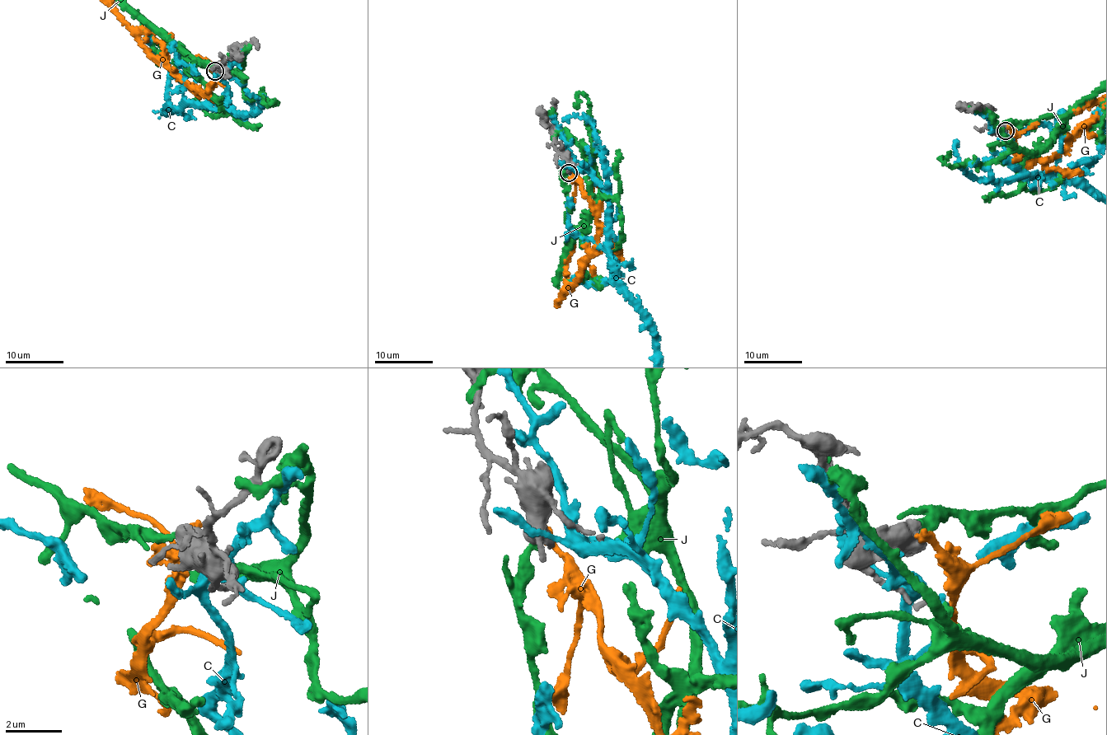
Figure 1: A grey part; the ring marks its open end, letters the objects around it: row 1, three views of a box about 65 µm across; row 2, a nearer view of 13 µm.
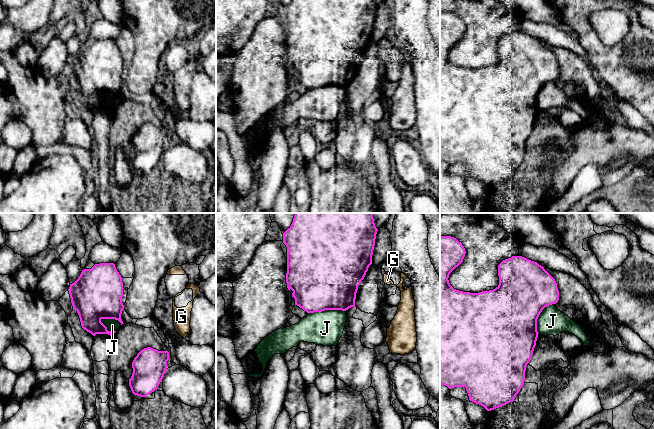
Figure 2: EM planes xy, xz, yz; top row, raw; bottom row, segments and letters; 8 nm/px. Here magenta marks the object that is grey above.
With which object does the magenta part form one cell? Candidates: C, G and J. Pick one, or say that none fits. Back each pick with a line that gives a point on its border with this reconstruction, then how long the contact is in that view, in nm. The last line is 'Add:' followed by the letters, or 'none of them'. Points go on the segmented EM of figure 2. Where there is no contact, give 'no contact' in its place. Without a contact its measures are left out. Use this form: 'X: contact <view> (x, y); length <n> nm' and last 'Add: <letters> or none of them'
Add: none of them

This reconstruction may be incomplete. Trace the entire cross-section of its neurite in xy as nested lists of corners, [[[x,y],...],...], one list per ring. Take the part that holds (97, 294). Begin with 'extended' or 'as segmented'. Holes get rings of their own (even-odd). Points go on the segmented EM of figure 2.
as segmented; [[[114,263],[95,264],[91,269],[82,270],[78,279],[70,284],[68,289],[73,310],[78,313],[82,328],[93,336],[96,334],[108,334],[113,338],[116,331],[108,331],[101,320],[115,319],[121,325],[124,324],[121,319],[124,309],[122,303],[123,289],[122,277]]]

